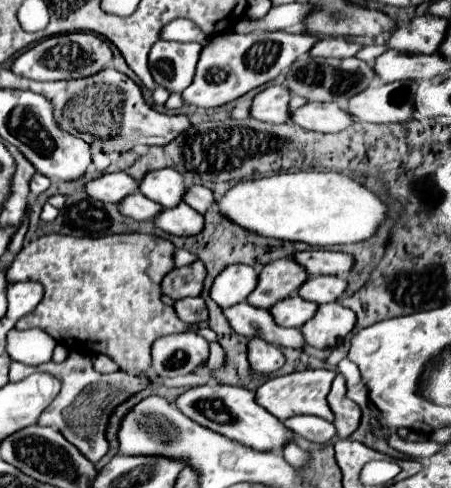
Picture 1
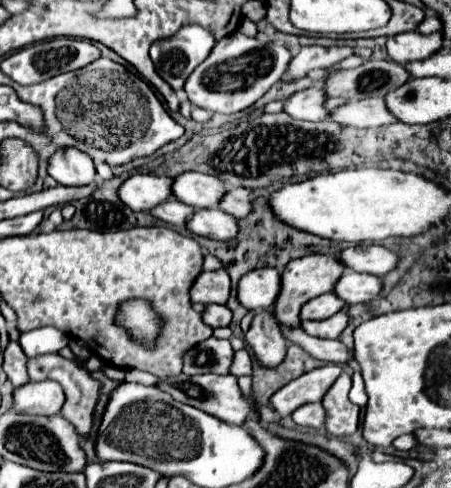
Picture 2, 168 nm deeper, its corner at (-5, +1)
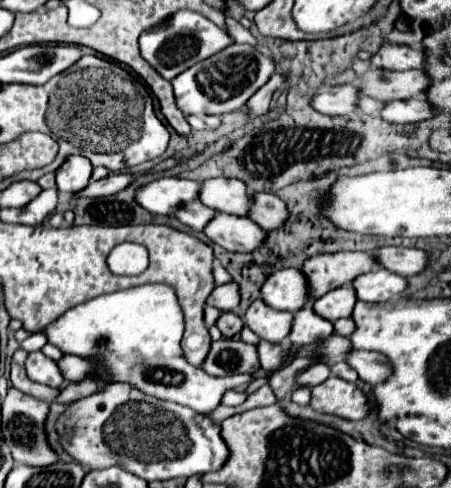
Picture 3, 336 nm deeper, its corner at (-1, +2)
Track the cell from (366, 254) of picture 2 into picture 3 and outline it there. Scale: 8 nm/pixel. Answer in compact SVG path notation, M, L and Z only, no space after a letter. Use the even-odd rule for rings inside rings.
M379 247L375 251L375 259L383 269L391 269L397 275L409 277L425 269L429 255L421 249L409 247Z

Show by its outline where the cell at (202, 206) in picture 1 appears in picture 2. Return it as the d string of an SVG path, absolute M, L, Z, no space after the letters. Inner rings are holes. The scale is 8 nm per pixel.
M231 188L223 196L219 208L225 210L225 212L229 212L229 214L233 214L239 220L245 218L245 216L249 216L253 212L253 206L251 206L251 190L247 190L247 188Z

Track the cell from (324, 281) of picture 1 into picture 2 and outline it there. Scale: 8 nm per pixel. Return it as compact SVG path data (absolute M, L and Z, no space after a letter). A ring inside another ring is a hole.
M345 270L345 274L335 286L335 294L347 304L371 302L379 296L381 290L383 290L383 278L353 270Z

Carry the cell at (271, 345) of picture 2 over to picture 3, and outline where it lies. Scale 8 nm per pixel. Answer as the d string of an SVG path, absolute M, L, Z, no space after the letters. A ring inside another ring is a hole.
M255 299L245 313L247 327L269 343L281 343L291 333L293 313L275 311L261 299Z

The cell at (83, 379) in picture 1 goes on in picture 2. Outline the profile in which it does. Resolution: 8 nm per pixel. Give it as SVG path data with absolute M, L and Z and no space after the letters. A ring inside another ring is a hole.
M41 354L41 356L35 356L27 362L27 368L29 368L29 378L31 380L55 380L63 386L65 394L67 394L67 402L65 406L61 408L61 414L75 426L75 430L83 436L89 434L89 428L91 428L91 416L93 416L93 408L95 408L95 402L97 402L97 396L99 396L99 382L95 378L89 376L87 370L83 370L77 362L73 360L67 360L59 354Z

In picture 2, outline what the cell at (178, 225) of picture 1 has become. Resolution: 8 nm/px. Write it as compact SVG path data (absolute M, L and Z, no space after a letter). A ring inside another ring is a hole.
M211 208L195 212L195 216L187 222L187 228L197 236L227 242L227 238L235 238L235 234L239 232L239 222L235 216L219 208Z

